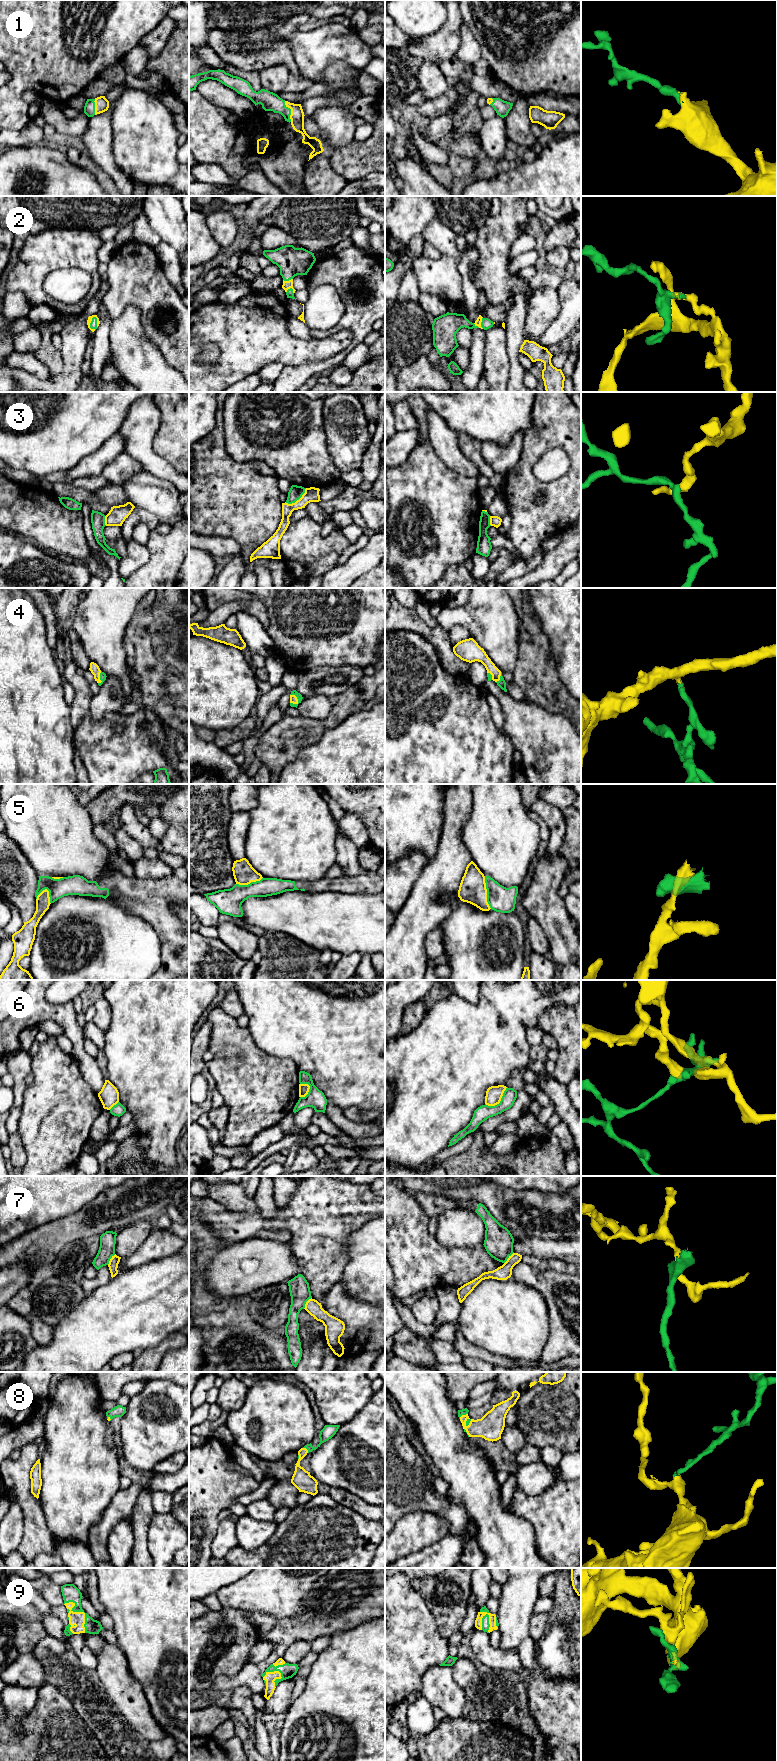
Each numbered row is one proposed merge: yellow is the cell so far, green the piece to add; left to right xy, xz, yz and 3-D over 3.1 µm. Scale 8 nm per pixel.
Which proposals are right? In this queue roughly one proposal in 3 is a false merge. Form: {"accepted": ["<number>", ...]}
{"accepted": ["1", "2", "4", "8", "9"]}

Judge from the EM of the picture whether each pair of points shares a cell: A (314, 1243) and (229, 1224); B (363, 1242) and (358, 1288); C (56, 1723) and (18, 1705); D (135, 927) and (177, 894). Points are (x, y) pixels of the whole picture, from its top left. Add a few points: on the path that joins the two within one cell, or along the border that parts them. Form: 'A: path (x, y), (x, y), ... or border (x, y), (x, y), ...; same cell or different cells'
A: path (293, 1224), (250, 1224); same cell
B: path (363, 1253), (363, 1277); same cell
C: border (39, 1689), (34, 1707), (21, 1721), (24, 1734); different cells
D: border (123, 908), (127, 912), (145, 920), (159, 937); different cells

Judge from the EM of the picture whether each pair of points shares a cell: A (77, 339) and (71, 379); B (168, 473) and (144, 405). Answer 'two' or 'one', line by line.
A: one
B: one

